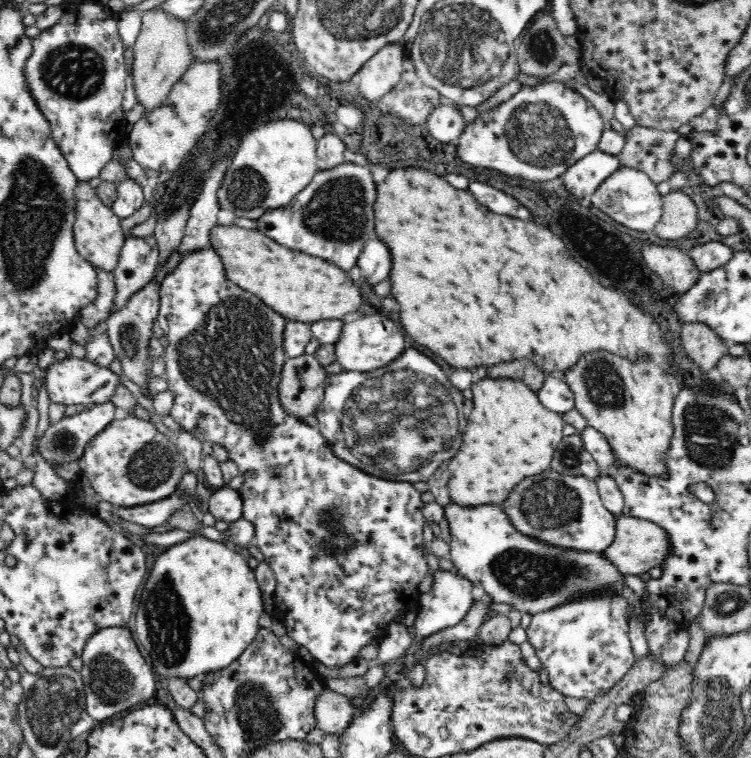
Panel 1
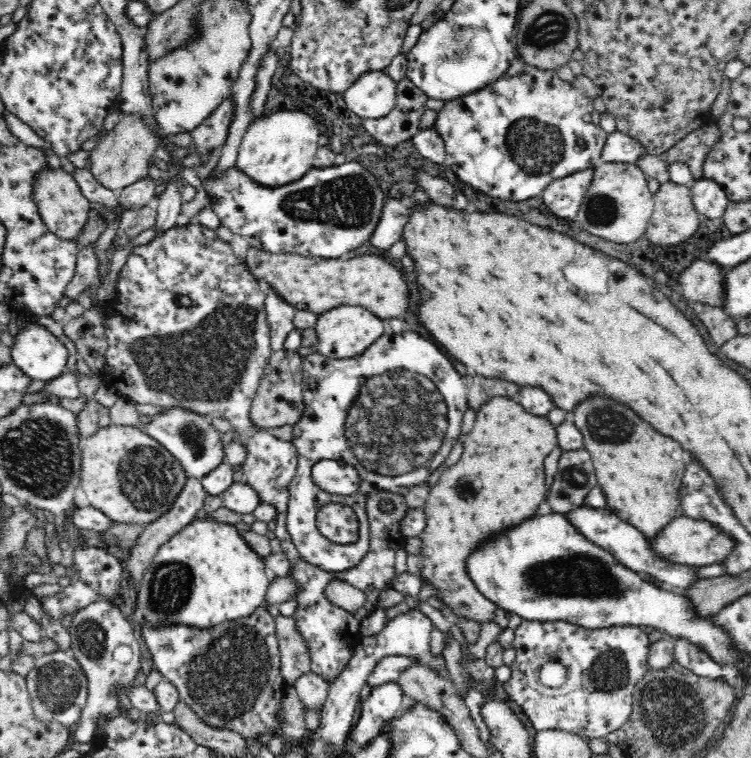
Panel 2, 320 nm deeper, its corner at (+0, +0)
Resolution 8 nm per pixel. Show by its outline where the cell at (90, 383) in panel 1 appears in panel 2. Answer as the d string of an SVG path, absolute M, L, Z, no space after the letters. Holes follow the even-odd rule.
M38 321L20 323L18 332L12 336L11 358L13 364L20 368L31 380L52 380L64 373L68 362L68 349L60 337L55 336Z

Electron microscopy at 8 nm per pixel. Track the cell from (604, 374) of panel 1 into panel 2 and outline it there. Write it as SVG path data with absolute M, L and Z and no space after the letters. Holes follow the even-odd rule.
M590 398L574 410L574 422L582 432L582 448L591 456L597 486L606 497L607 507L613 510L620 519L636 527L648 539L655 537L674 518L682 516L680 512L679 490L683 481L686 467L690 462L690 454L680 448L672 438L664 438L652 426L642 422L638 414L628 410L626 406L612 402L610 398Z

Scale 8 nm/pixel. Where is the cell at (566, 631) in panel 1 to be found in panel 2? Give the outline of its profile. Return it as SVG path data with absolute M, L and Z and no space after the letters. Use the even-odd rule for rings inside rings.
M523 619L521 624L515 629L514 642L511 645L516 651L516 656L514 662L510 663L511 675L510 678L502 682L502 688L504 688L507 697L510 699L511 703L515 703L522 709L522 714L528 717L532 728L540 732L542 730L564 730L573 734L578 734L582 737L587 737L590 739L598 739L606 737L608 734L618 730L625 729L625 724L629 719L629 716L633 710L632 708L632 694L635 689L635 684L646 674L648 666L648 646L650 646L650 640L648 635L644 633L643 628L637 626L610 626L608 628L599 629L587 629L583 626L578 626L577 624L572 624L566 621L550 621L550 622L540 622L540 621L528 621ZM546 662L560 662L566 666L566 680L562 686L557 686L556 688L546 688L540 684L538 680L538 672L540 668L546 664Z

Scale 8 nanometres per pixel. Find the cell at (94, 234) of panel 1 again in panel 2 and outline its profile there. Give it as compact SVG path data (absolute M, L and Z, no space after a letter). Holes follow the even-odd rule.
M46 168L36 172L36 180L32 186L32 201L36 203L36 209L45 226L56 237L70 241L75 241L77 235L82 233L92 204L82 195L72 174L60 168Z

